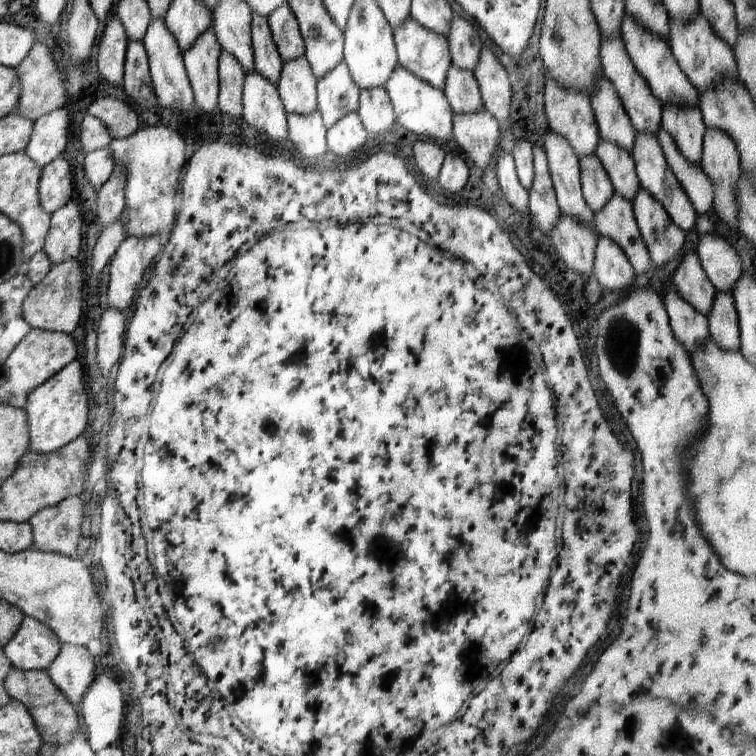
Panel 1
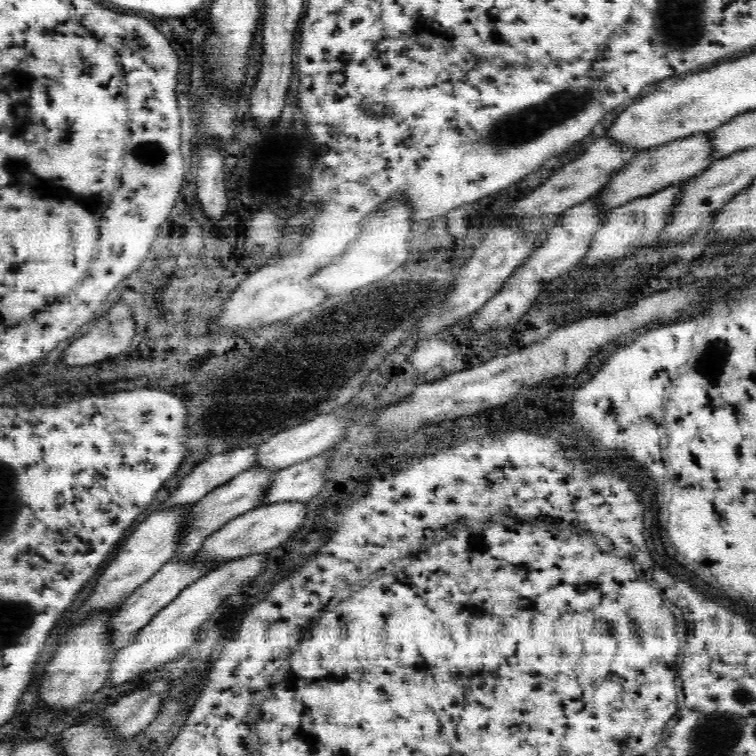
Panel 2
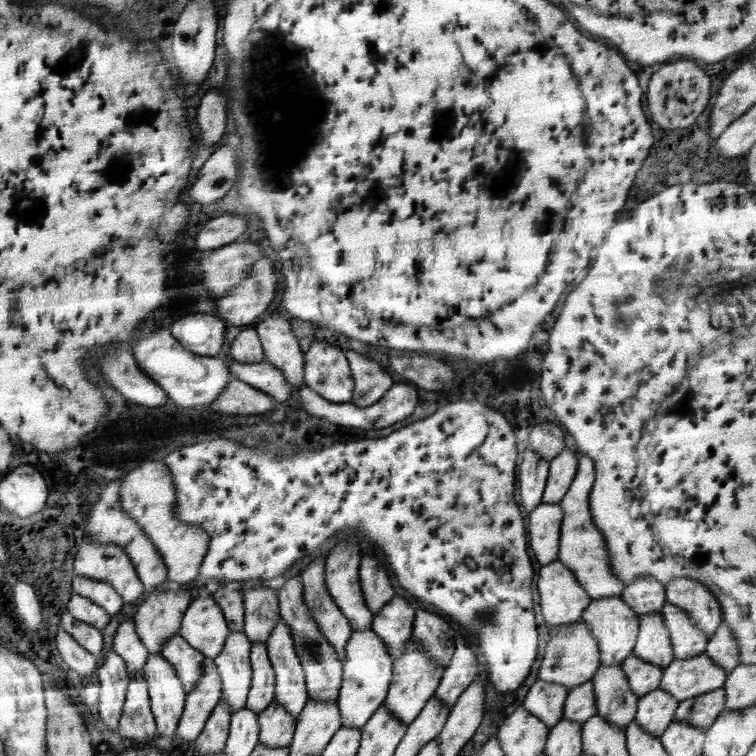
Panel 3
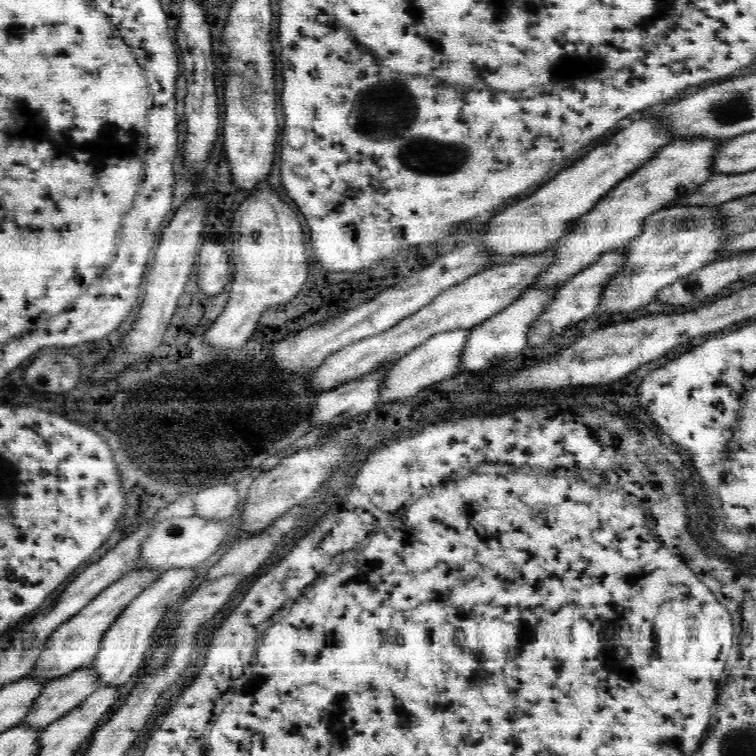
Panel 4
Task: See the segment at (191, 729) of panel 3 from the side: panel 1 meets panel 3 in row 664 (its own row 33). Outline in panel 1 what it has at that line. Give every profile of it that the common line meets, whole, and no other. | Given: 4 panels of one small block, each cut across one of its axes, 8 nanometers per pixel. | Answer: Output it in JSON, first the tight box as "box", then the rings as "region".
{"box":[182,28,221,112],"region":[[[210,28],[197,38],[192,48],[182,52],[185,69],[195,96],[194,106],[206,112],[212,112],[217,106],[218,61],[221,50],[215,32]]]}

